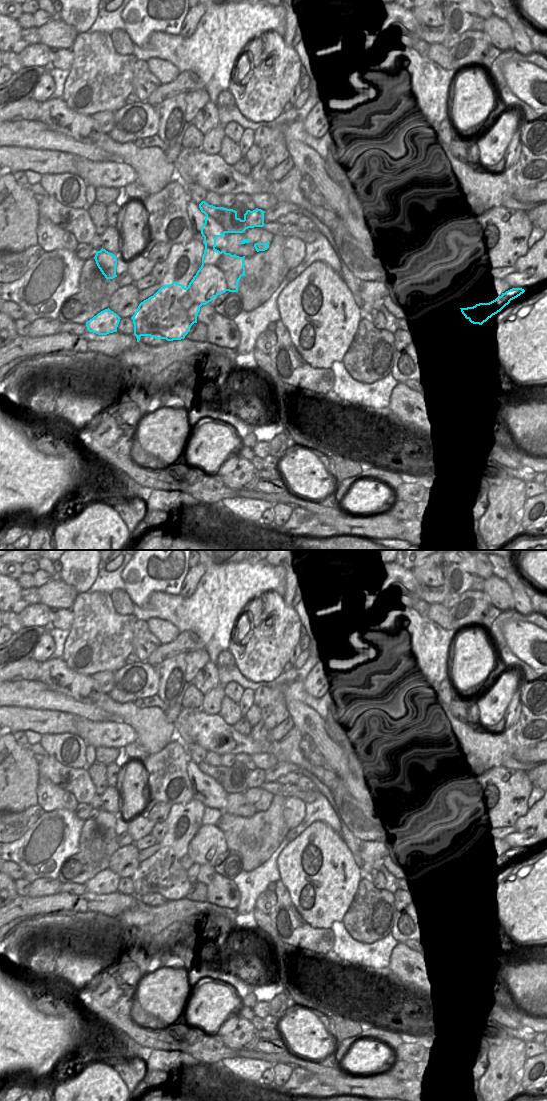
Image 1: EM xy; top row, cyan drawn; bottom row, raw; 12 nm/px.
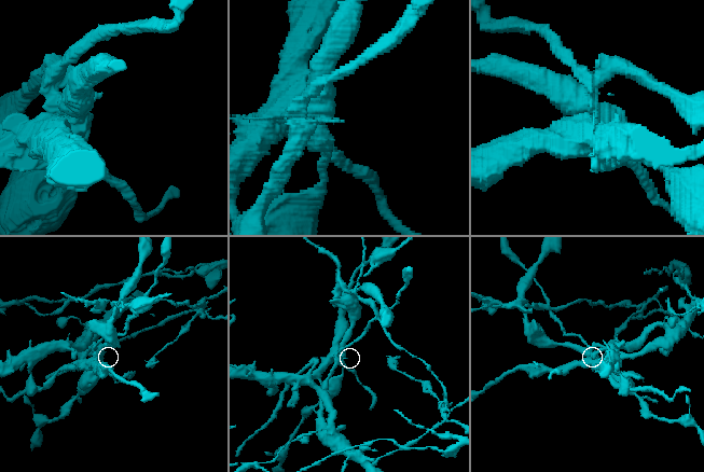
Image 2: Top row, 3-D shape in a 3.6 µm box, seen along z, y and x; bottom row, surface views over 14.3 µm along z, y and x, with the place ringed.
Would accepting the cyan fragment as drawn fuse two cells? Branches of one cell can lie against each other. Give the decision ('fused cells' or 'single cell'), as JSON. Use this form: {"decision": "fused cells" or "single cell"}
{"decision": "fused cells"}

